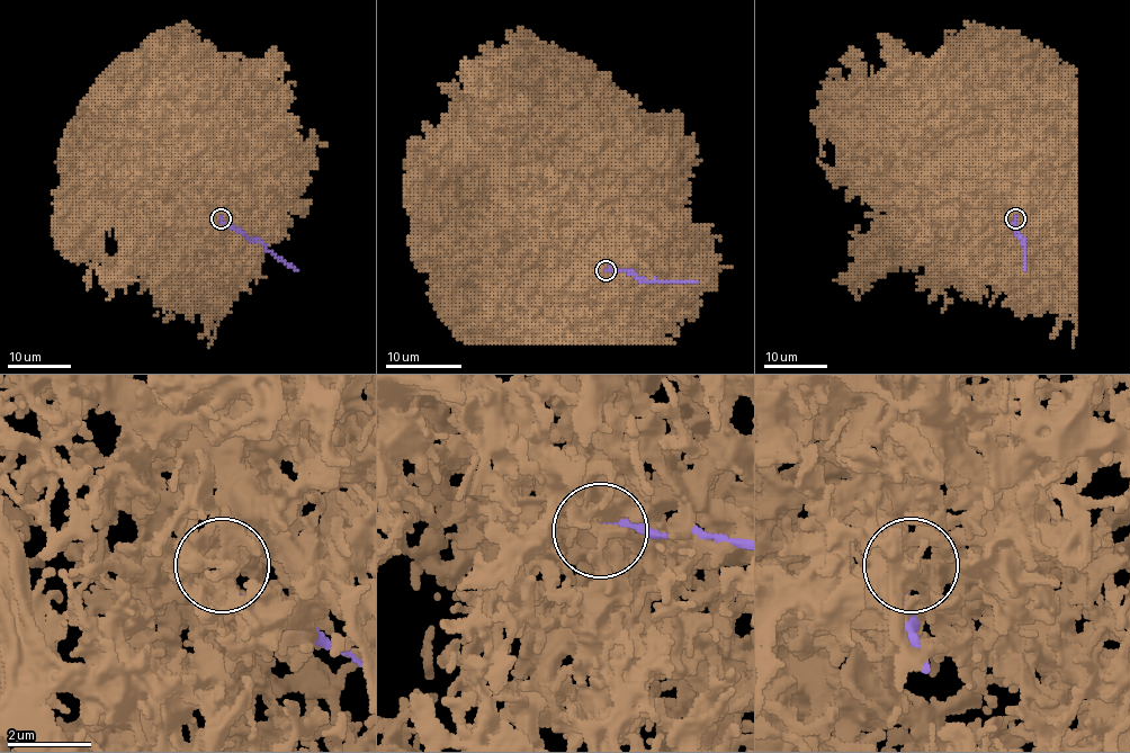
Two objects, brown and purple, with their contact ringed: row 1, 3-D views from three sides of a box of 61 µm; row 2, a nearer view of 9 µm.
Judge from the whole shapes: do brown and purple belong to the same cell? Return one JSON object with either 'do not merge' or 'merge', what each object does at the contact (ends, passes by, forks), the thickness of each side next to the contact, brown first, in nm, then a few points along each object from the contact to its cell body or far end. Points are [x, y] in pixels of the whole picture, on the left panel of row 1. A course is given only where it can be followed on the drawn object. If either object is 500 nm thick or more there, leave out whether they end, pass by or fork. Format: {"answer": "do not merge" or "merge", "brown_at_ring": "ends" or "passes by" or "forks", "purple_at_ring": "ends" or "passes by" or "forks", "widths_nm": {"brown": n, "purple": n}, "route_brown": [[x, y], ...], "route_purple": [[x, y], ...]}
{"answer": "do not merge", "brown_at_ring": "ends", "purple_at_ring": "ends", "widths_nm": {"brown": 240, "purple": 180}, "route_brown": [[221, 220], [198, 203], [198, 190], [186, 178], [186, 152], [177, 140], [160, 136], [154, 145], [170, 155]], "route_purple": [[221, 218], [252, 241], [257, 239], [297, 271]]}

